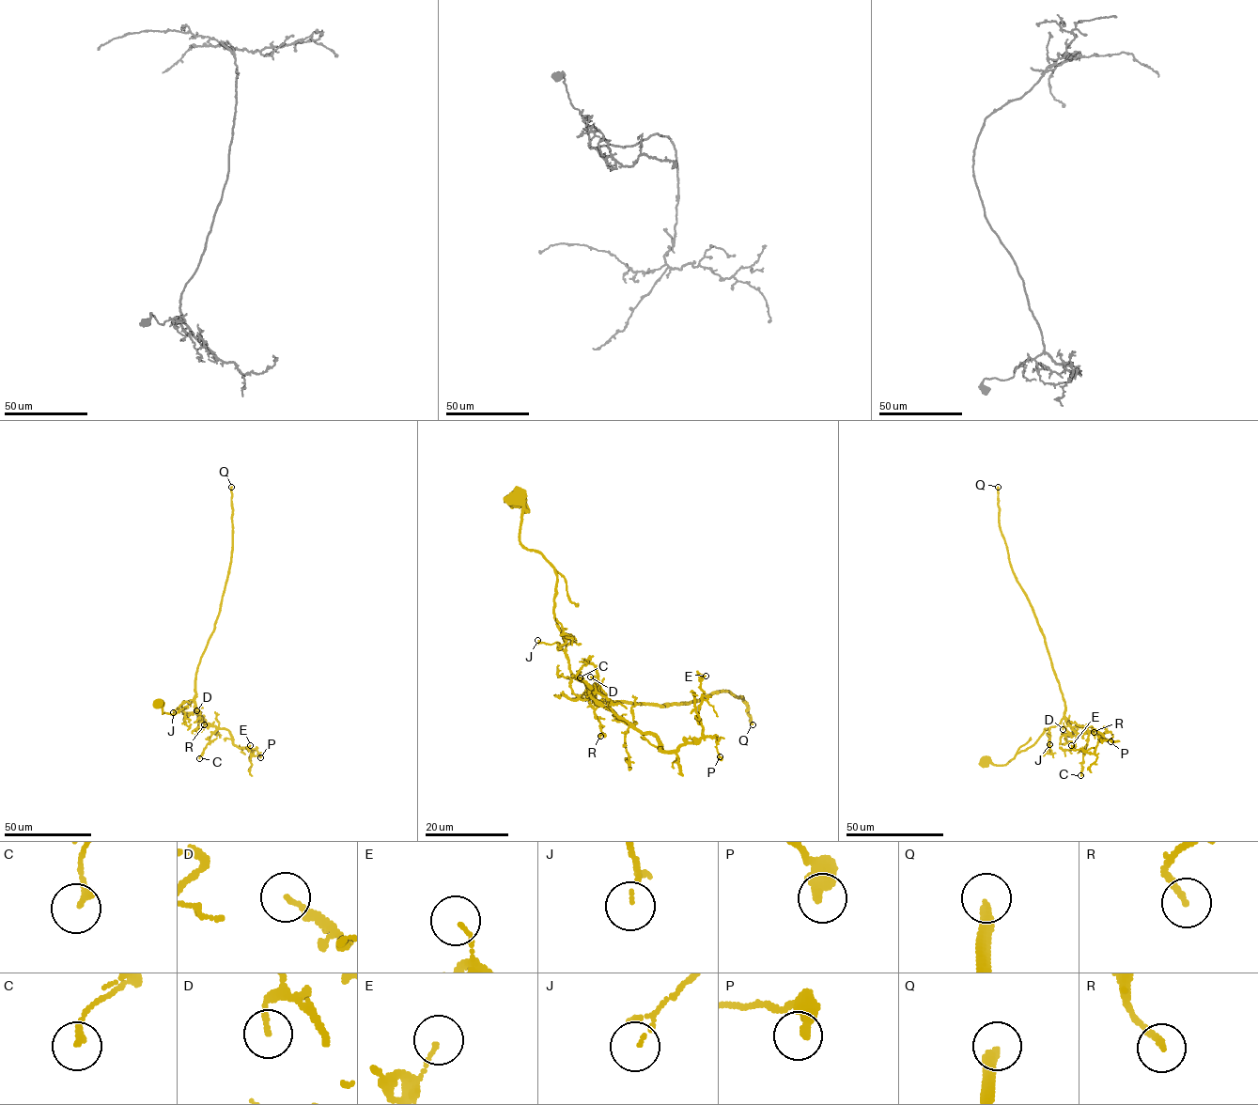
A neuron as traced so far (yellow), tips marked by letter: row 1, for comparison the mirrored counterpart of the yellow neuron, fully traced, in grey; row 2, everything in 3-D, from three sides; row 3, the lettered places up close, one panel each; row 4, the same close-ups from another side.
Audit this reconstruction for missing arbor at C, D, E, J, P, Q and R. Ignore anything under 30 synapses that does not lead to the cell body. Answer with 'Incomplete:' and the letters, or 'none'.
Incomplete: Q

